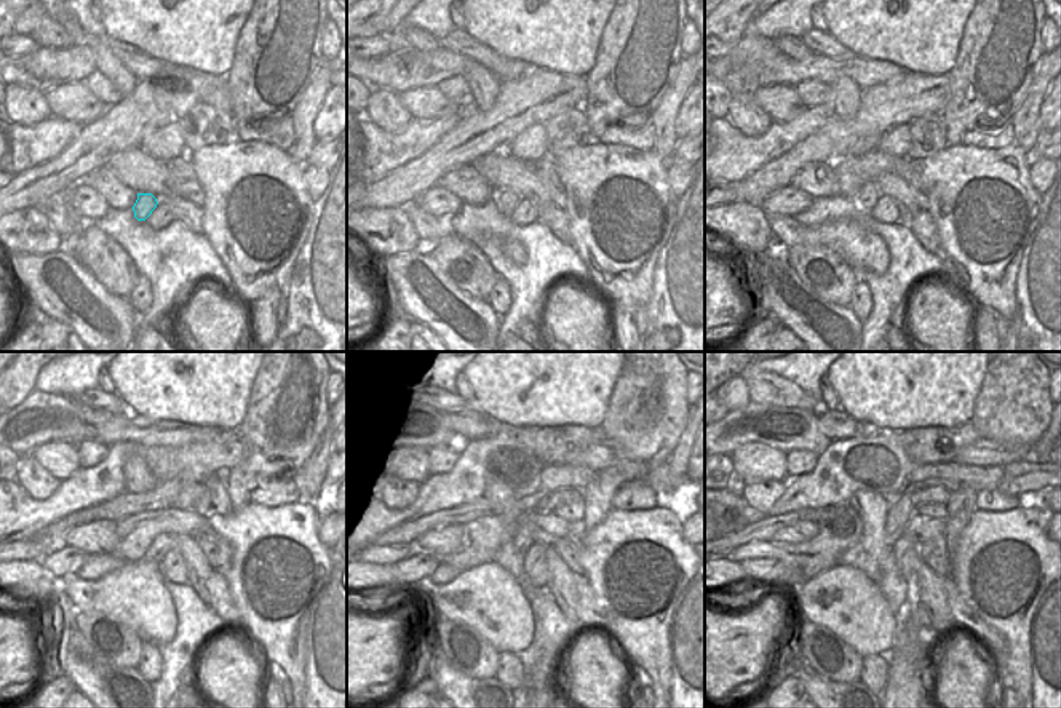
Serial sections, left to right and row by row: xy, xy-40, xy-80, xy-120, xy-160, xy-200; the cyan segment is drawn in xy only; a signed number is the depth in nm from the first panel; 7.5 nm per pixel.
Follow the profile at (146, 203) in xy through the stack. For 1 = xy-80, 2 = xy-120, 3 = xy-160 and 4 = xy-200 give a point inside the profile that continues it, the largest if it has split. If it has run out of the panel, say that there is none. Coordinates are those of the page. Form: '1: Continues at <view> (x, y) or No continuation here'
1: Continues at xy-80 (866, 198)
2: Continues at xy-120 (163, 544)
3: Continues at xy-160 (524, 537)
4: Continues at xy-200 (898, 515)

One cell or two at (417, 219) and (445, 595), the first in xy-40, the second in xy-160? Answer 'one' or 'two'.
one

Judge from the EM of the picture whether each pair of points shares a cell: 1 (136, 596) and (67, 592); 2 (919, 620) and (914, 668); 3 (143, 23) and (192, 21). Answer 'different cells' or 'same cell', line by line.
1: same cell
2: same cell
3: same cell

